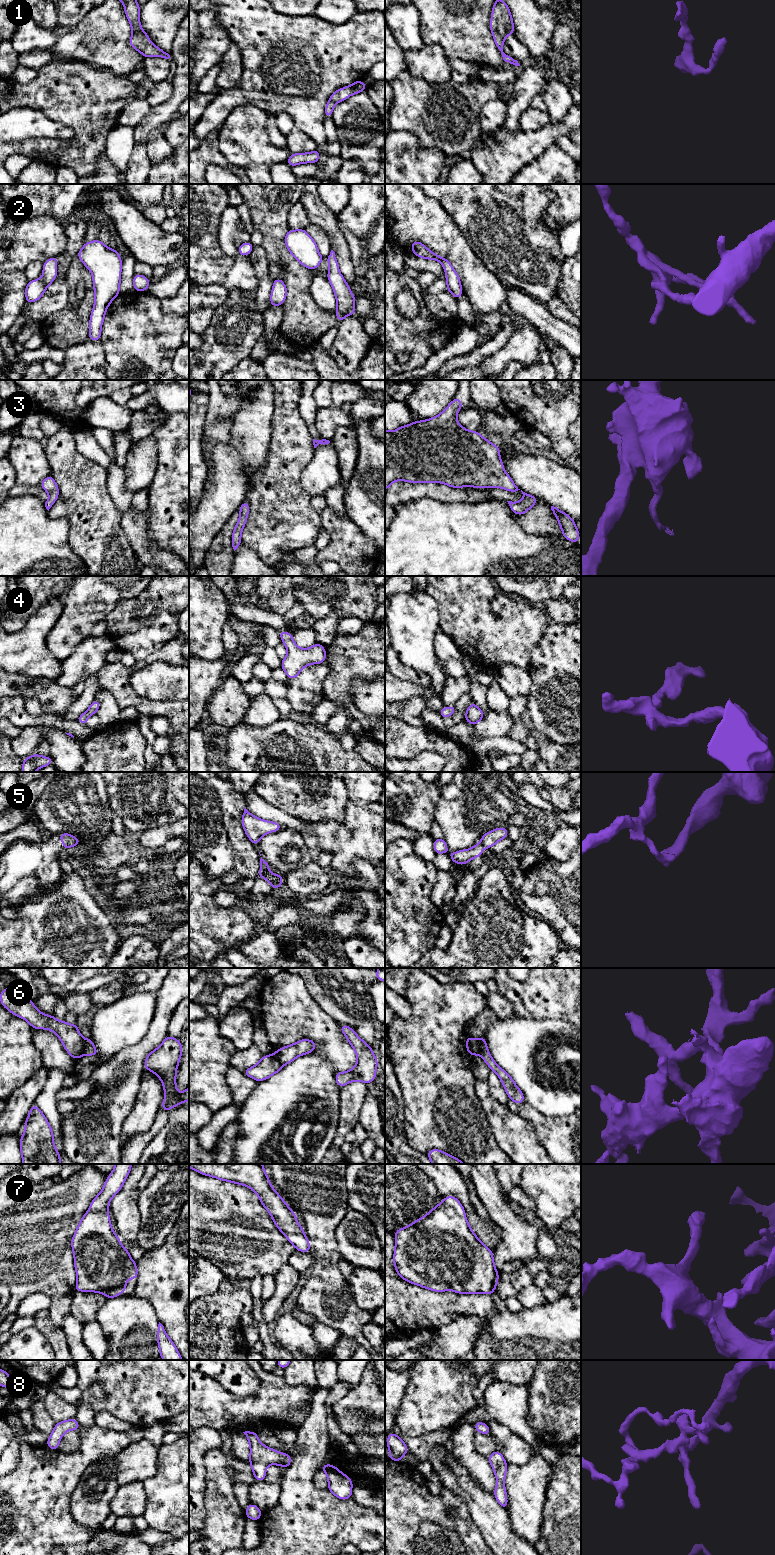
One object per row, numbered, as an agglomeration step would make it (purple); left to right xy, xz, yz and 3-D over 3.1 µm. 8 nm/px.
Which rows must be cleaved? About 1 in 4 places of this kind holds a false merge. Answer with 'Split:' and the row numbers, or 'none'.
Split: 5, 6

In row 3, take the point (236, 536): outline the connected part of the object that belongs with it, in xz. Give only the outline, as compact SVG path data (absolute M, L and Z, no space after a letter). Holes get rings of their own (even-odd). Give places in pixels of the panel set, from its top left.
M247 500L239 507L240 517L237 521L231 540L232 540L232 547L234 551L242 544L241 542L241 533L242 530L247 522L247 517L249 513L249 503Z

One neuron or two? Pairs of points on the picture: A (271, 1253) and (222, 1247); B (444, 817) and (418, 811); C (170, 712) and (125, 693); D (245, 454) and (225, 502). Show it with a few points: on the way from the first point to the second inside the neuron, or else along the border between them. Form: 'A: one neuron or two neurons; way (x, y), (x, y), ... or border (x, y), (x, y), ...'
A: one neuron; way (259, 1252), (255, 1250), (234, 1249)
B: two neurons; border (441, 792), (435, 809), (435, 820)
C: one neuron; way (159, 708), (144, 706), (136, 700)
D: one neuron; way (233, 466), (230, 469), (229, 483), (225, 490)

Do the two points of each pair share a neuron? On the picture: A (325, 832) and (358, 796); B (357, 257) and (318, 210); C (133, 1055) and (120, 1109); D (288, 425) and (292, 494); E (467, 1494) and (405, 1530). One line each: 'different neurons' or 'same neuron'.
A: different neurons
B: different neurons
C: same neuron
D: same neuron
E: different neurons

